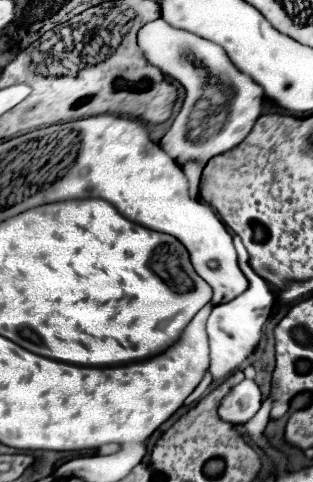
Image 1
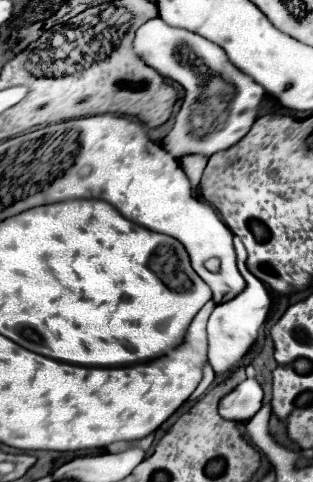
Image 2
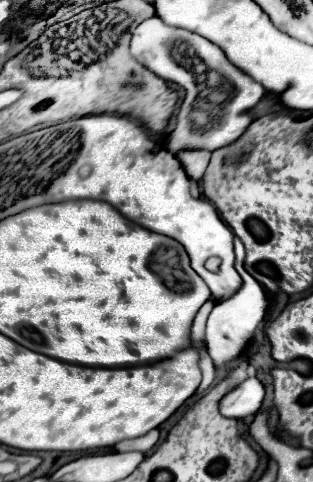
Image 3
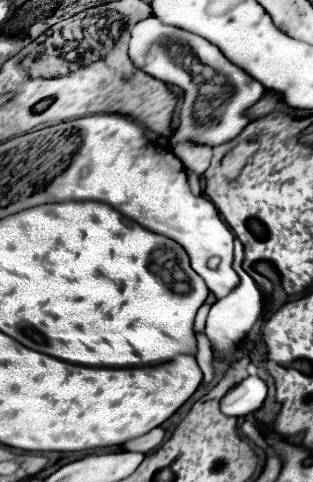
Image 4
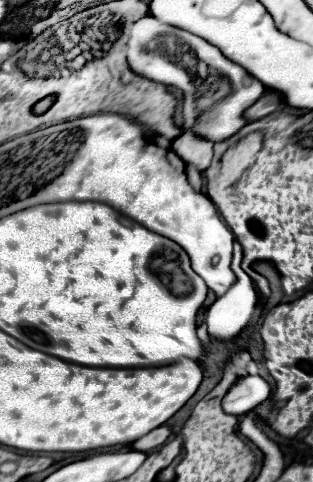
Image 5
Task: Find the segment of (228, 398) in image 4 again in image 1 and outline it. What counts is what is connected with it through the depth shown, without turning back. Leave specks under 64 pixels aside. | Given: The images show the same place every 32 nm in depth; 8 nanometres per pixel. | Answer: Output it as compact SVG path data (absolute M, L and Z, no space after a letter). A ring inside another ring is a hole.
M244 379L222 398L220 418L232 424L246 424L262 406L262 392L258 384Z

